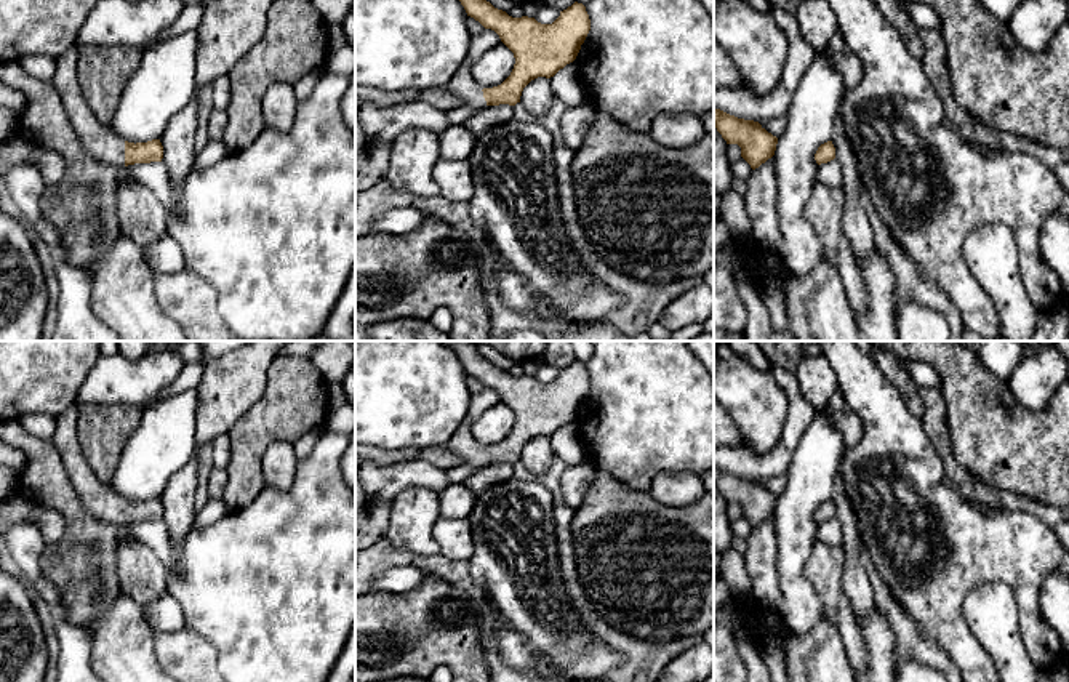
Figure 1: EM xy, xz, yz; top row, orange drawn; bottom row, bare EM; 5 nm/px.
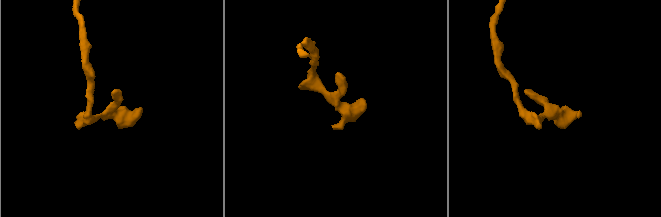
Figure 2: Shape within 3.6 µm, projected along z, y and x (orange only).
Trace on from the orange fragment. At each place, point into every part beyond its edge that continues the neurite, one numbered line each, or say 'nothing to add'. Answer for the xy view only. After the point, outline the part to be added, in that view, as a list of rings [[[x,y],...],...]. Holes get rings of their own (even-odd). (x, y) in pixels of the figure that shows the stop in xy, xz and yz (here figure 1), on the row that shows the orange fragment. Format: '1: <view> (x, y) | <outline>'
1: xy (103, 143) | [[[77,46],[56,58],[56,72],[51,78],[66,115],[86,152],[99,162],[120,168],[125,166],[125,141],[114,128],[102,125],[88,106],[77,80]]]

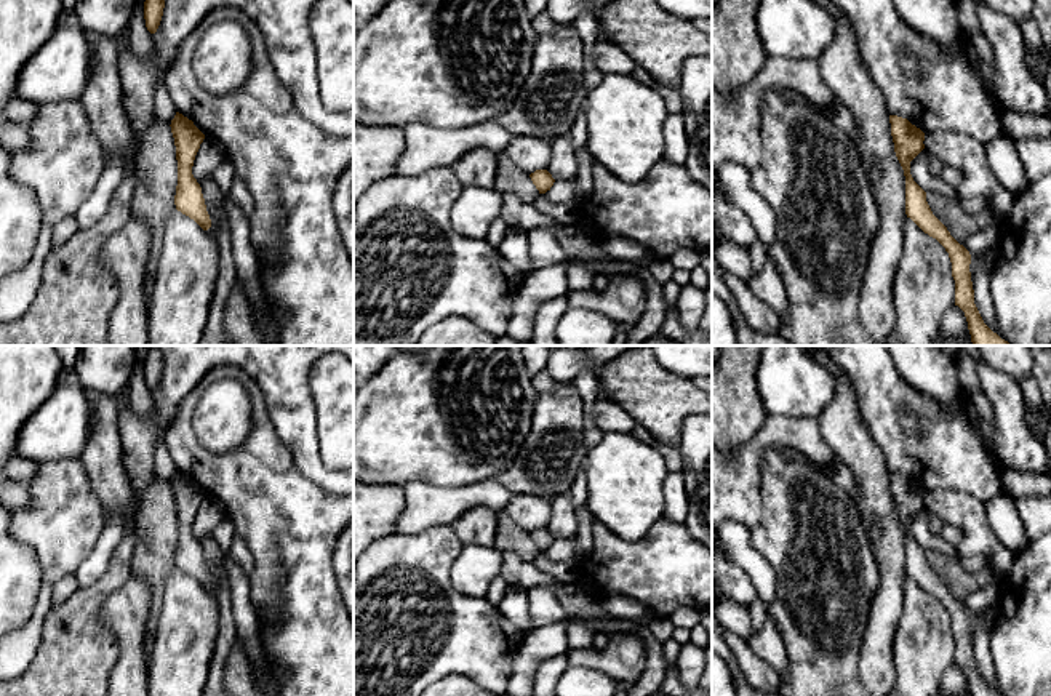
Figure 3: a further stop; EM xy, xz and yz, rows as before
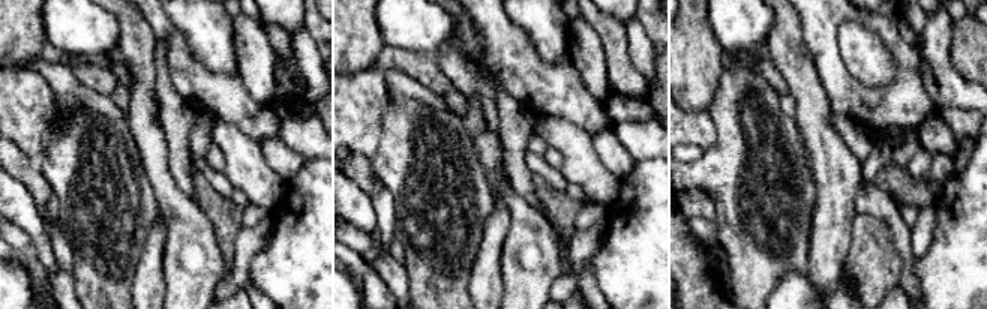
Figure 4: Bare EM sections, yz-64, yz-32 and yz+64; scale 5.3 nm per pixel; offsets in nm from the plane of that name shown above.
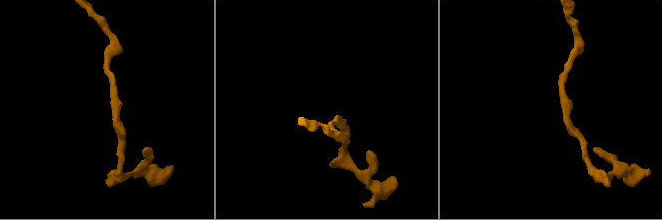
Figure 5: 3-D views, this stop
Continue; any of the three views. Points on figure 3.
nothing to add

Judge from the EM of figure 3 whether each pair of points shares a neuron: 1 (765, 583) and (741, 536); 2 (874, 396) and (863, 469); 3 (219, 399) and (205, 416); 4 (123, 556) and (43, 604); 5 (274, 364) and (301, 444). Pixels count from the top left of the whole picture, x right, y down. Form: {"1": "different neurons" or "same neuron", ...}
{"1": "same neuron", "2": "different neurons", "3": "same neuron", "4": "different neurons", "5": "same neuron"}

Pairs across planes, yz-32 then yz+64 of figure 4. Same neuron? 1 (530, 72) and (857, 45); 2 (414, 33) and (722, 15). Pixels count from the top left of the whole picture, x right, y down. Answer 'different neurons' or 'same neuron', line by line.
1: different neurons
2: same neuron

